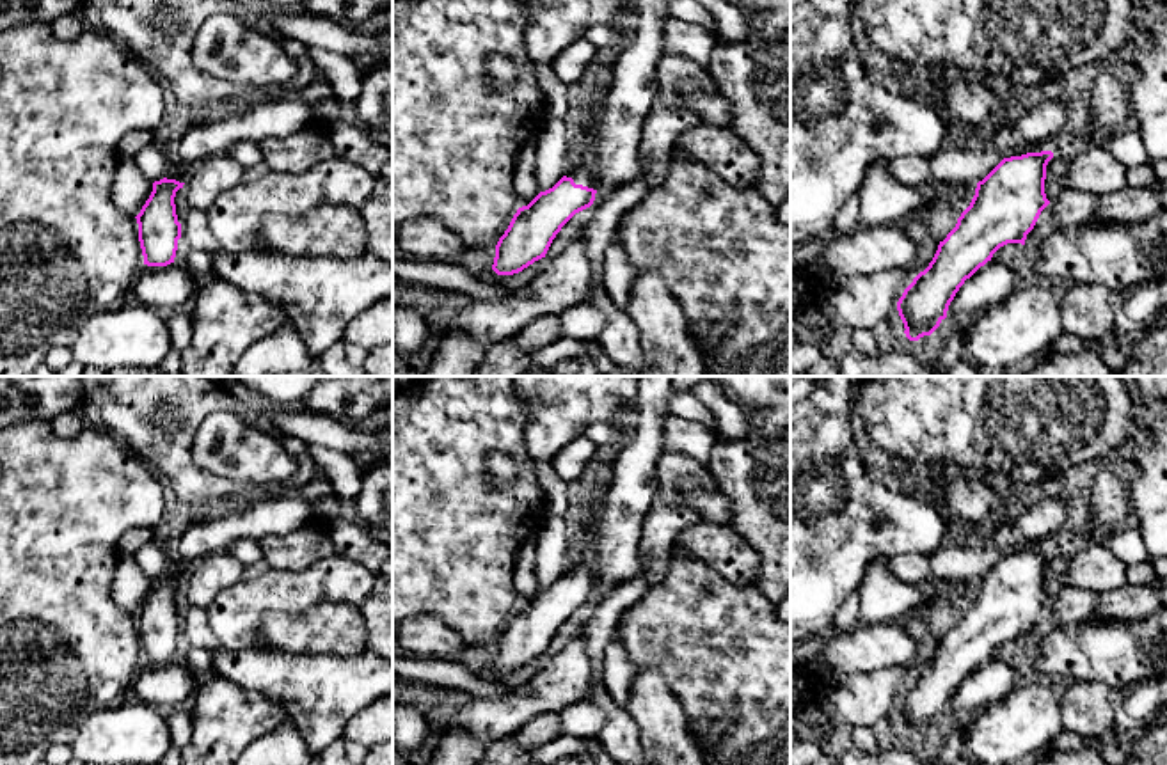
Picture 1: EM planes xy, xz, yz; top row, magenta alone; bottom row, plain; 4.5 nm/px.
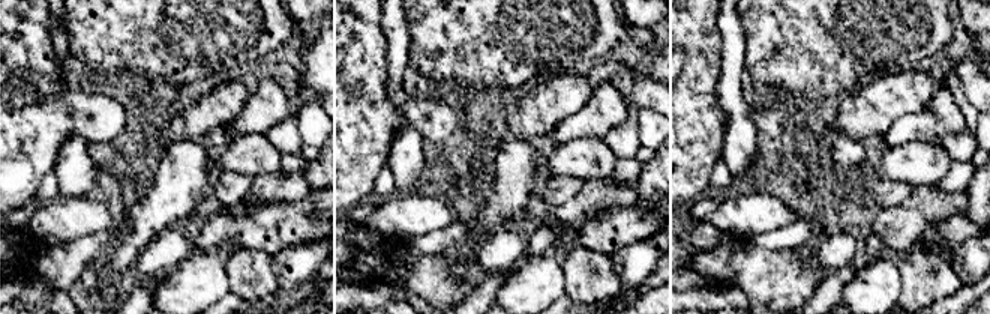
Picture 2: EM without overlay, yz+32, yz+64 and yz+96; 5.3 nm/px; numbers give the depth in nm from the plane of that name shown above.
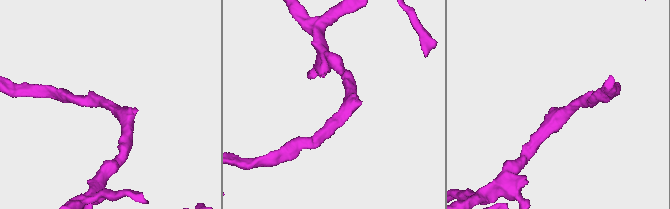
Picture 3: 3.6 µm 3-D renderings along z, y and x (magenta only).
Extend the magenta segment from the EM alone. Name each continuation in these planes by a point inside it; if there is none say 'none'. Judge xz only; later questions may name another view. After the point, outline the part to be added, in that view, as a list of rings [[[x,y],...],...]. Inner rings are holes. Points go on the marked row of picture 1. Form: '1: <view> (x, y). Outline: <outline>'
1: xz (579, 171). Outline: [[[579,160],[576,163],[570,163],[568,172],[565,176],[572,177],[576,185],[583,185],[583,186],[597,190],[595,177],[590,172],[586,160]]]

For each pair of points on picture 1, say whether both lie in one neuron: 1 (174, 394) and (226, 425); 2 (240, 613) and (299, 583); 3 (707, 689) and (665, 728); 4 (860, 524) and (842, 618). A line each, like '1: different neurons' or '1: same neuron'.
1: different neurons
2: same neuron
3: different neurons
4: different neurons

